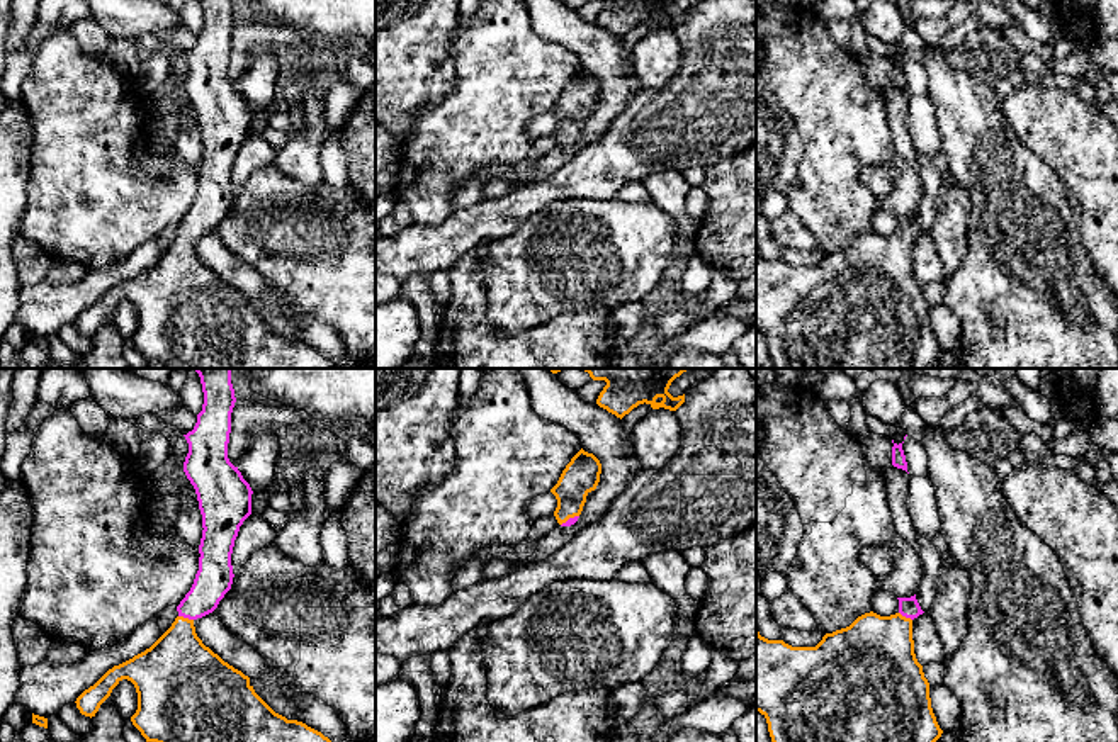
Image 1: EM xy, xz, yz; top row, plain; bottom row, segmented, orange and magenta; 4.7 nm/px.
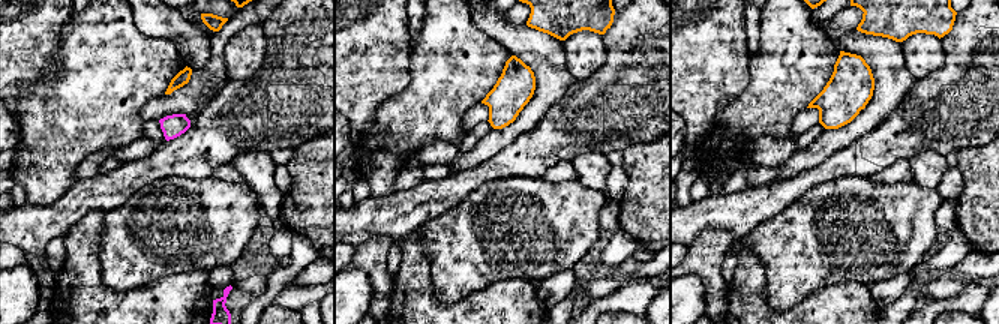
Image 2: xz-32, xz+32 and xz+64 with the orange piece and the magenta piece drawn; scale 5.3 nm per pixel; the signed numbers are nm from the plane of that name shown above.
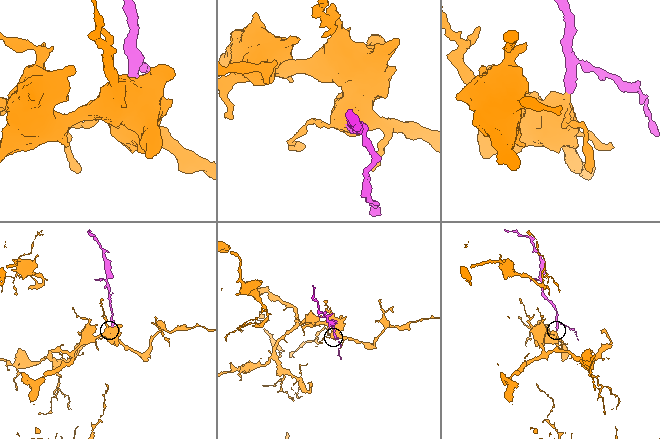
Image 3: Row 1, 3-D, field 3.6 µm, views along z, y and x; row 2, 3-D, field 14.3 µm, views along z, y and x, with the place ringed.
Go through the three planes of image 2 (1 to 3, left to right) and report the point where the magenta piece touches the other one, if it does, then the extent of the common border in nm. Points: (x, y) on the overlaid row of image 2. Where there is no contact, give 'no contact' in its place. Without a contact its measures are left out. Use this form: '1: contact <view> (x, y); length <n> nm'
1: no contact
2: no contact
3: no contact

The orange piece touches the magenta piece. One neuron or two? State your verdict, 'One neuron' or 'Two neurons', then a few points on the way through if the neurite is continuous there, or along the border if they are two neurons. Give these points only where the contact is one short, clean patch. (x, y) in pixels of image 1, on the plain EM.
One neuron. Path across: xy (177, 289), (186, 238), (214, 196)

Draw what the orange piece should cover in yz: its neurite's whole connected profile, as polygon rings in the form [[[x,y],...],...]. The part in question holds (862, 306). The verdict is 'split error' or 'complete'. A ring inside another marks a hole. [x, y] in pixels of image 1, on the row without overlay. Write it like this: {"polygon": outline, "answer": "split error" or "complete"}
{"polygon": [[[916,214],[897,219],[895,234],[865,233],[816,267],[768,260],[756,245],[756,331],[766,338],[773,368],[929,368],[941,357],[914,273],[912,239],[924,231]]], "answer": "split error"}

